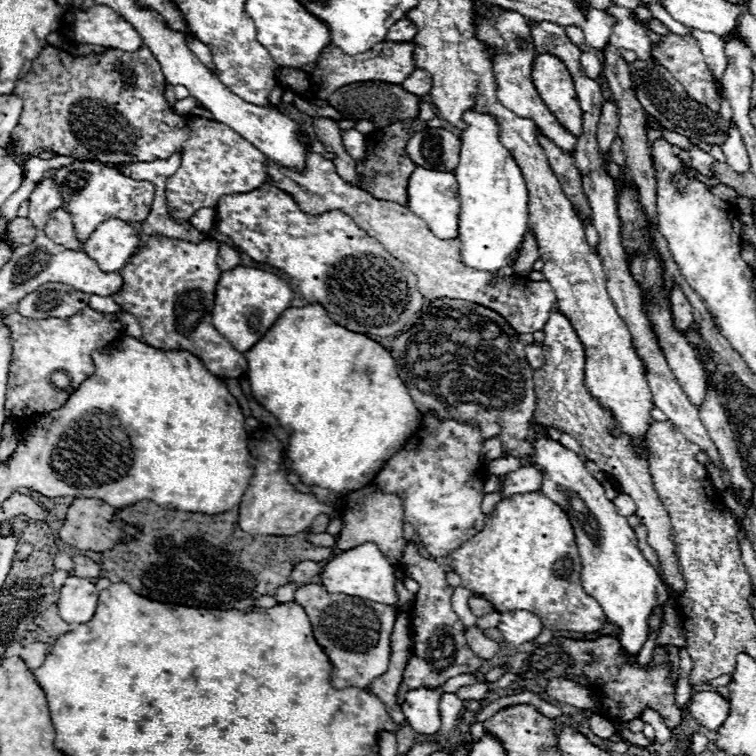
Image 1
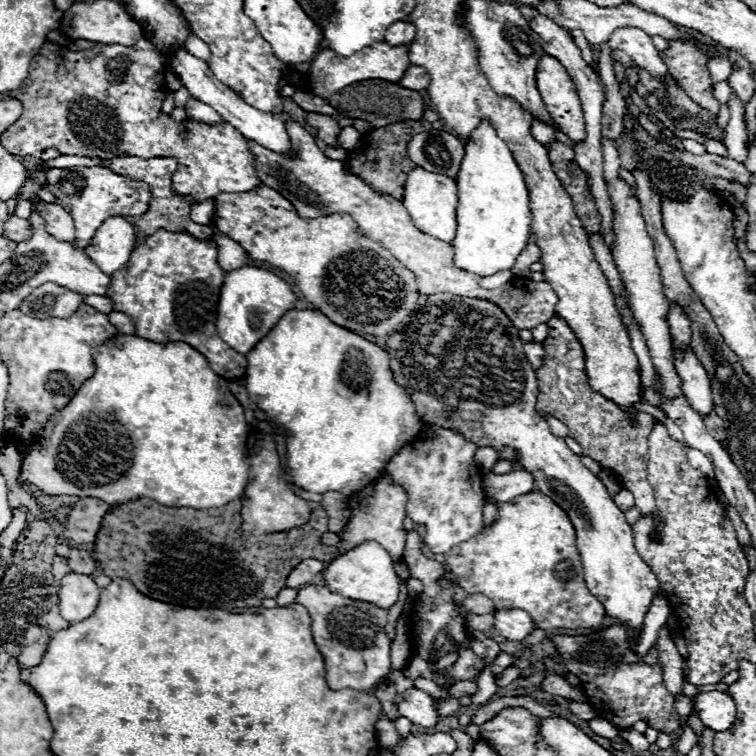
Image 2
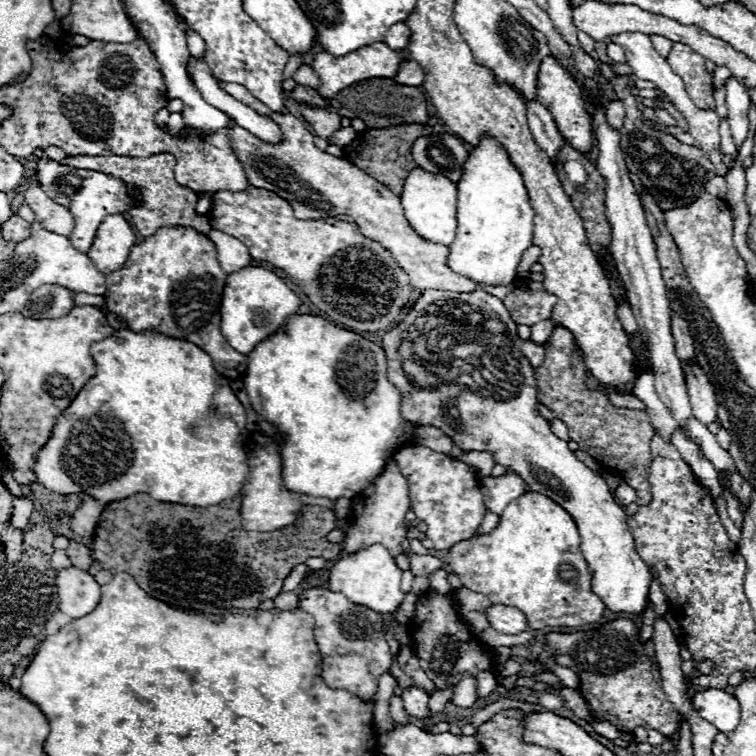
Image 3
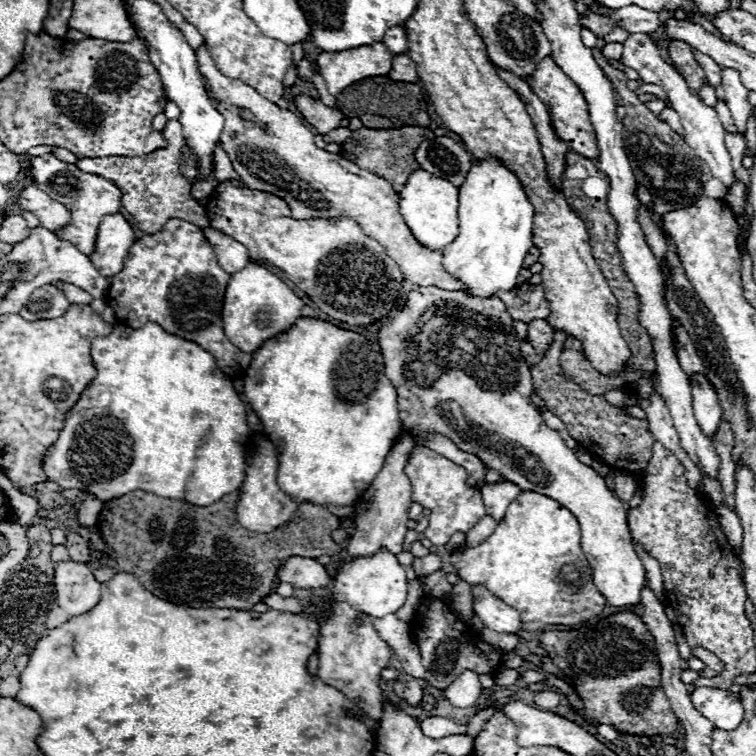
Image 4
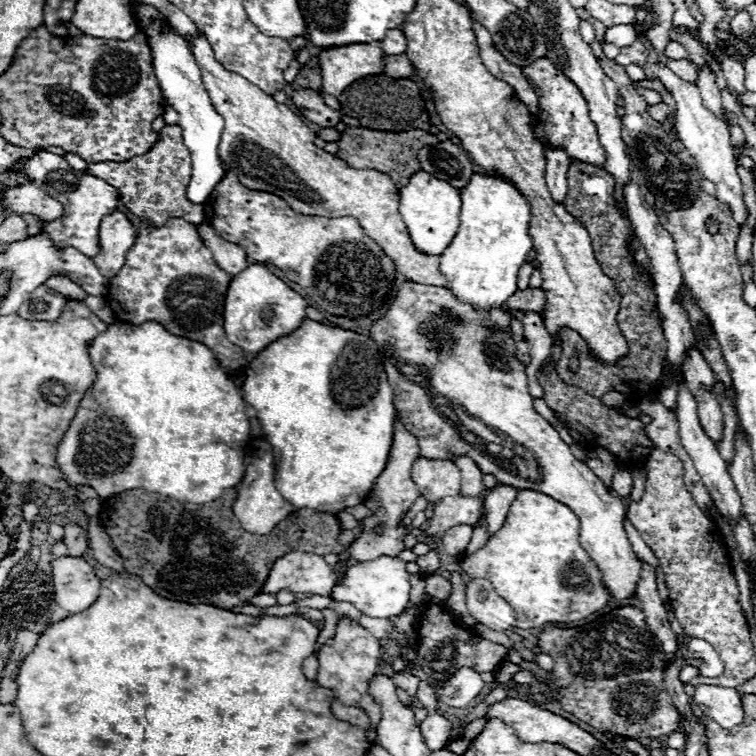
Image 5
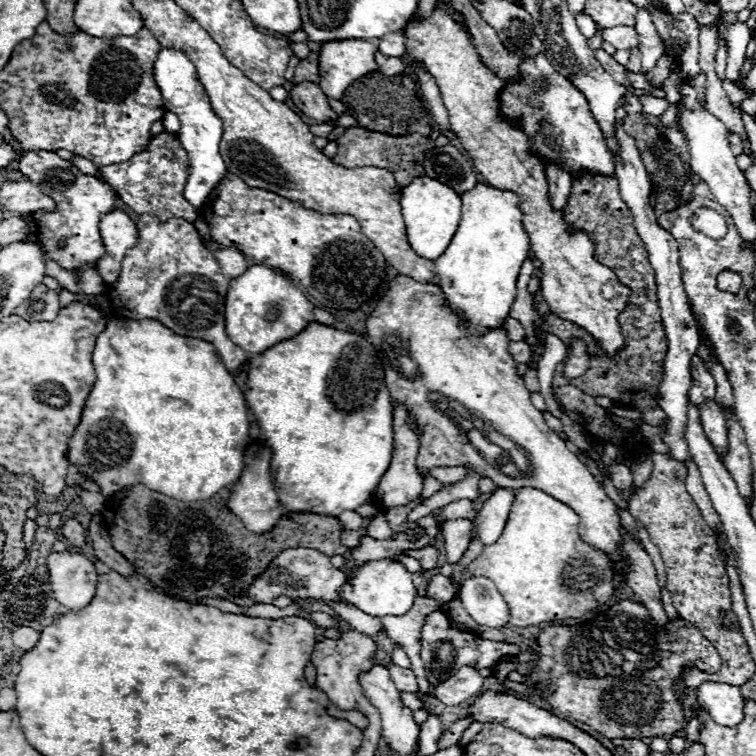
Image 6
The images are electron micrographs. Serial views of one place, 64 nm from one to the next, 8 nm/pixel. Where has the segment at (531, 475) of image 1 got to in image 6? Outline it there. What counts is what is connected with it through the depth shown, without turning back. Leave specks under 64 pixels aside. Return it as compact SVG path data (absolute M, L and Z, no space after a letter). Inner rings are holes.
M498 488L478 510L474 518L474 534L480 536L484 546L496 542L498 536L502 534L512 502L514 502L514 490Z

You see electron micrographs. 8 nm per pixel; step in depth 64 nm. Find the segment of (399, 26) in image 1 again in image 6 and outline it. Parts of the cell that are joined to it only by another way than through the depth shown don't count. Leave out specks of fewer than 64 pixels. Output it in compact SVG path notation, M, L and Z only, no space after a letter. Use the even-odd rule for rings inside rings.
M392 32L386 34L386 38L378 40L378 50L384 56L404 56L406 48L404 48L404 34L402 32Z

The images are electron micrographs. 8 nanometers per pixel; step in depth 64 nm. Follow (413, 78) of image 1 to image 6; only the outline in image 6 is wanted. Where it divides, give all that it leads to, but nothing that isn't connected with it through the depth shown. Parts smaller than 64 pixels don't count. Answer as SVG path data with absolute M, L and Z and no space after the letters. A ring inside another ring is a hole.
M376 54L378 70L386 76L398 76L408 74L408 62L404 58L386 58L384 54Z

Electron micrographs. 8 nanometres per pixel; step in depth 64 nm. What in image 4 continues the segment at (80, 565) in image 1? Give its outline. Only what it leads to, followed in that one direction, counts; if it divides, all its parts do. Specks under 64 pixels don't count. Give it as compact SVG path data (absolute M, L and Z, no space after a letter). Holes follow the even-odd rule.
M74 532L68 534L66 550L68 550L68 554L70 554L70 560L74 560L74 562L82 562L82 564L90 562L90 554L92 554L92 550L90 550L88 542L86 542L82 536L74 534Z

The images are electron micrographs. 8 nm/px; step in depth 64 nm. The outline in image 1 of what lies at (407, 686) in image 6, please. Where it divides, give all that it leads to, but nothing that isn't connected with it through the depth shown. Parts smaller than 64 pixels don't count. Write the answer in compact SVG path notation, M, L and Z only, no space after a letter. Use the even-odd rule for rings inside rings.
M464 674L458 678L452 678L450 682L428 690L410 690L406 694L406 700L402 704L404 716L408 720L408 724L412 726L412 730L416 734L424 734L424 736L434 736L440 730L440 712L438 712L438 702L440 696L444 692L458 692L460 686L466 684L476 684L480 682L480 678L476 678L476 674Z

